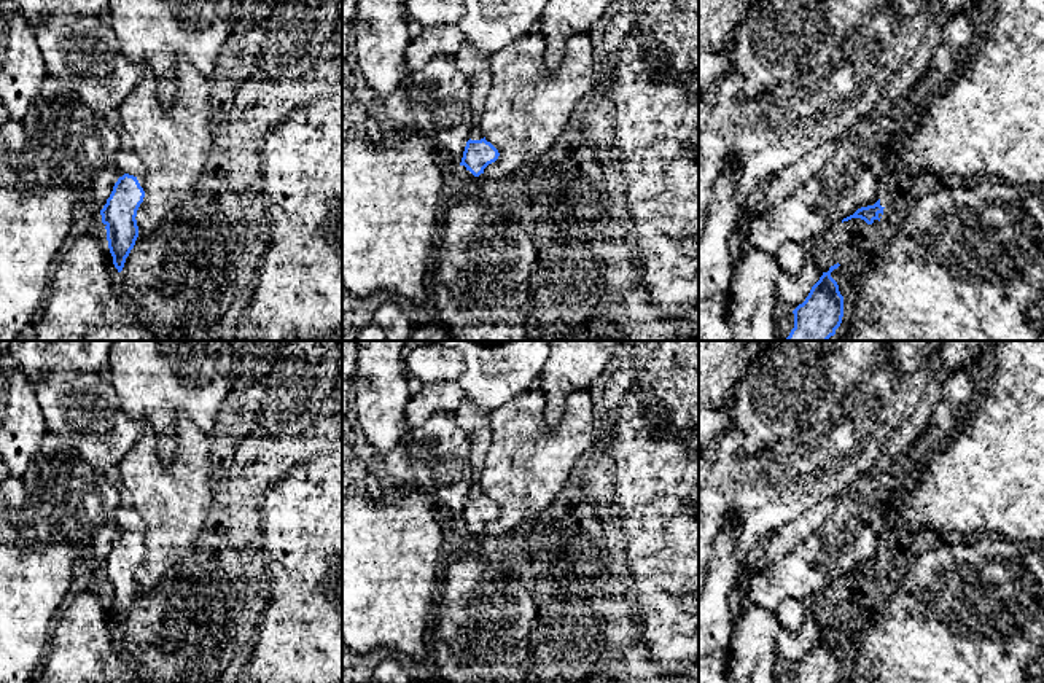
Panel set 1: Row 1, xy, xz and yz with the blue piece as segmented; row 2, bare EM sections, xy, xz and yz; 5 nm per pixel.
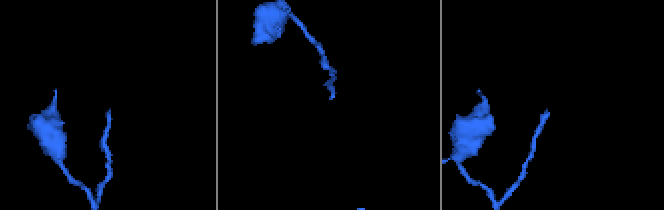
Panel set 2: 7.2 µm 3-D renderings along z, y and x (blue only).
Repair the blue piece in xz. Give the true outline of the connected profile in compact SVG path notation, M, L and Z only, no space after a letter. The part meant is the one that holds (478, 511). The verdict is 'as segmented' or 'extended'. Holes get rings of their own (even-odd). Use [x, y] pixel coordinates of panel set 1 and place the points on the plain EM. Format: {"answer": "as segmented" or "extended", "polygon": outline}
{"answer": "extended", "polygon": "M484 495L468 497L458 522L462 535L471 544L484 537L484 525L498 516L498 506Z"}

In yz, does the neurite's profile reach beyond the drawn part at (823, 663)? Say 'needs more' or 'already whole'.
already whole

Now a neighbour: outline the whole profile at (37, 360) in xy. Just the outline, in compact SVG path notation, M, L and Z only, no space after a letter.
M10 341L27 382L37 387L56 369L95 373L110 379L113 341Z

